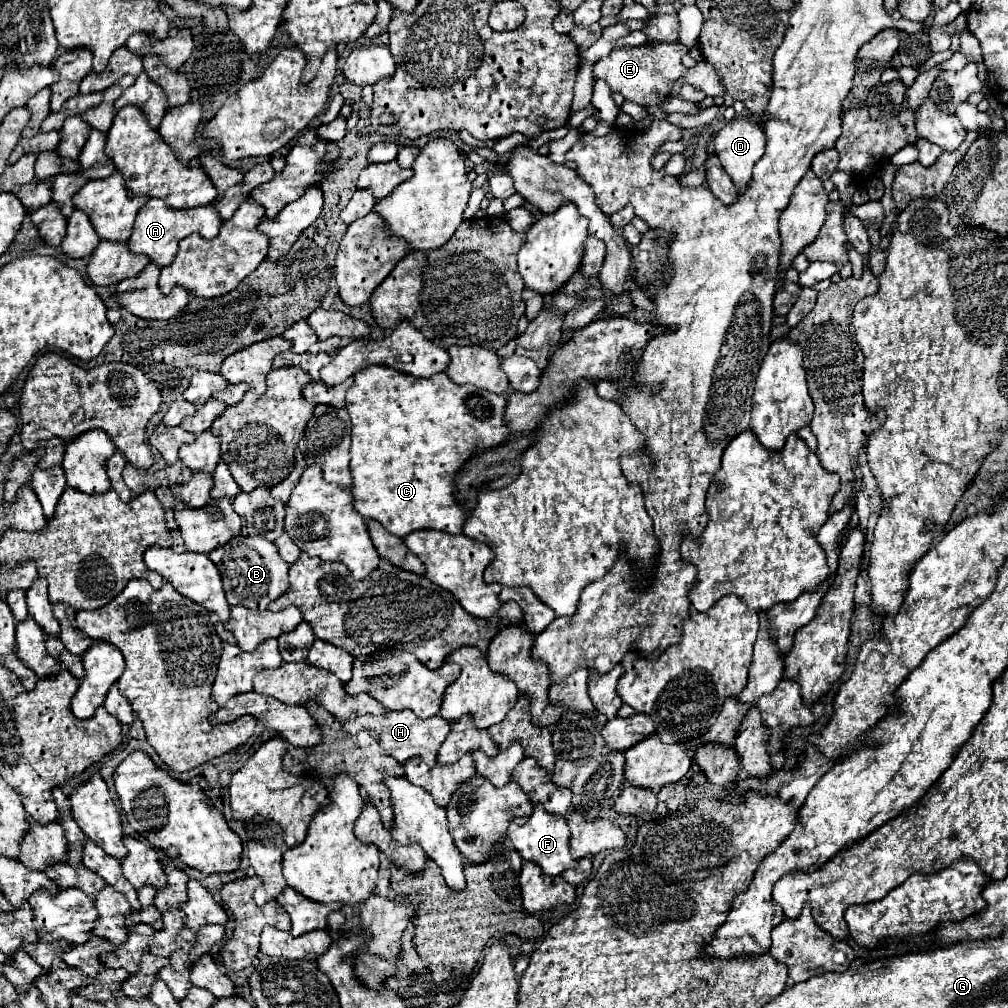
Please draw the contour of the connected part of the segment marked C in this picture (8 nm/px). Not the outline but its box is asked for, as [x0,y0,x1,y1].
[347,366,509,538]

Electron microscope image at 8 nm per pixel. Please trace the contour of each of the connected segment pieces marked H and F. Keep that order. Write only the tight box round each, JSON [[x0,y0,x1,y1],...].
[[343,710,451,766],[507,806,575,876]]

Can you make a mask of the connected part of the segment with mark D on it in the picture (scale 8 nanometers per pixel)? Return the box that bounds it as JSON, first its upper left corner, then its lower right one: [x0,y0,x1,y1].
[715,118,765,190]

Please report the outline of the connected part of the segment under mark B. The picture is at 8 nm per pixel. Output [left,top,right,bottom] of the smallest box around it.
[209,536,289,610]

